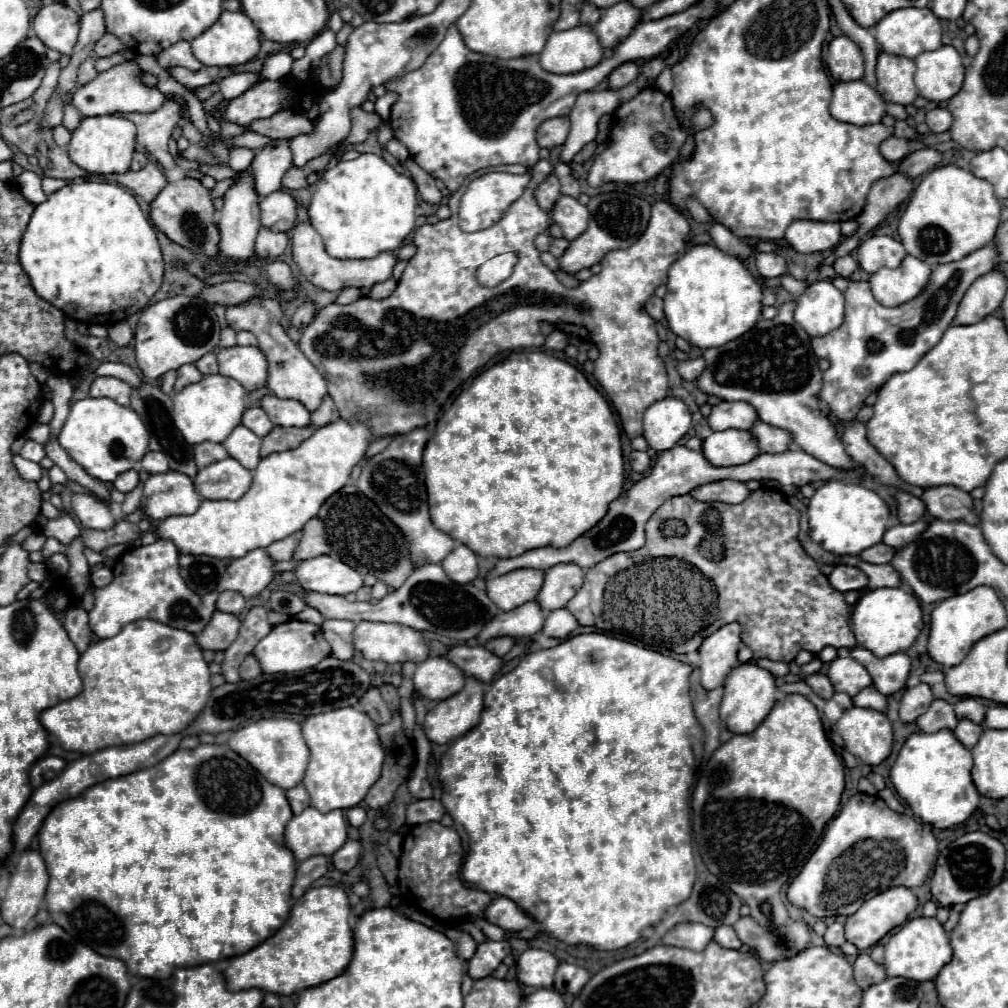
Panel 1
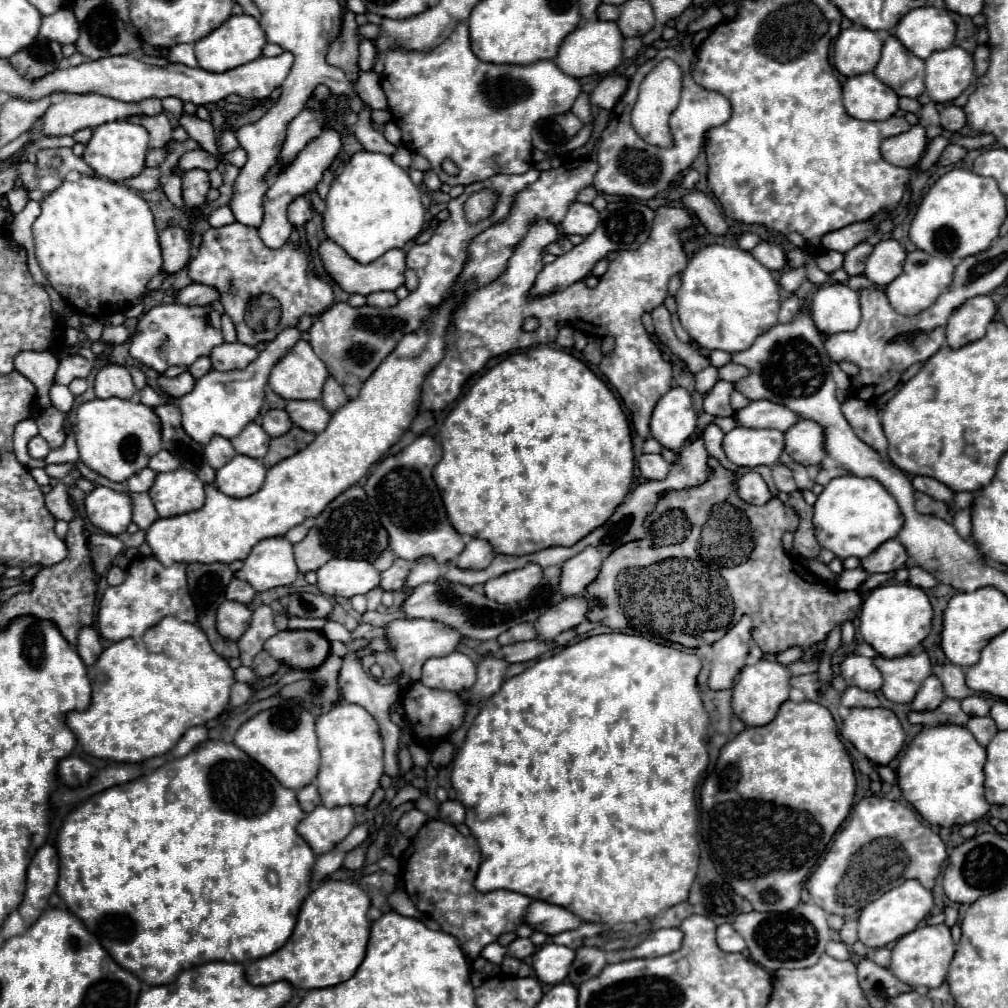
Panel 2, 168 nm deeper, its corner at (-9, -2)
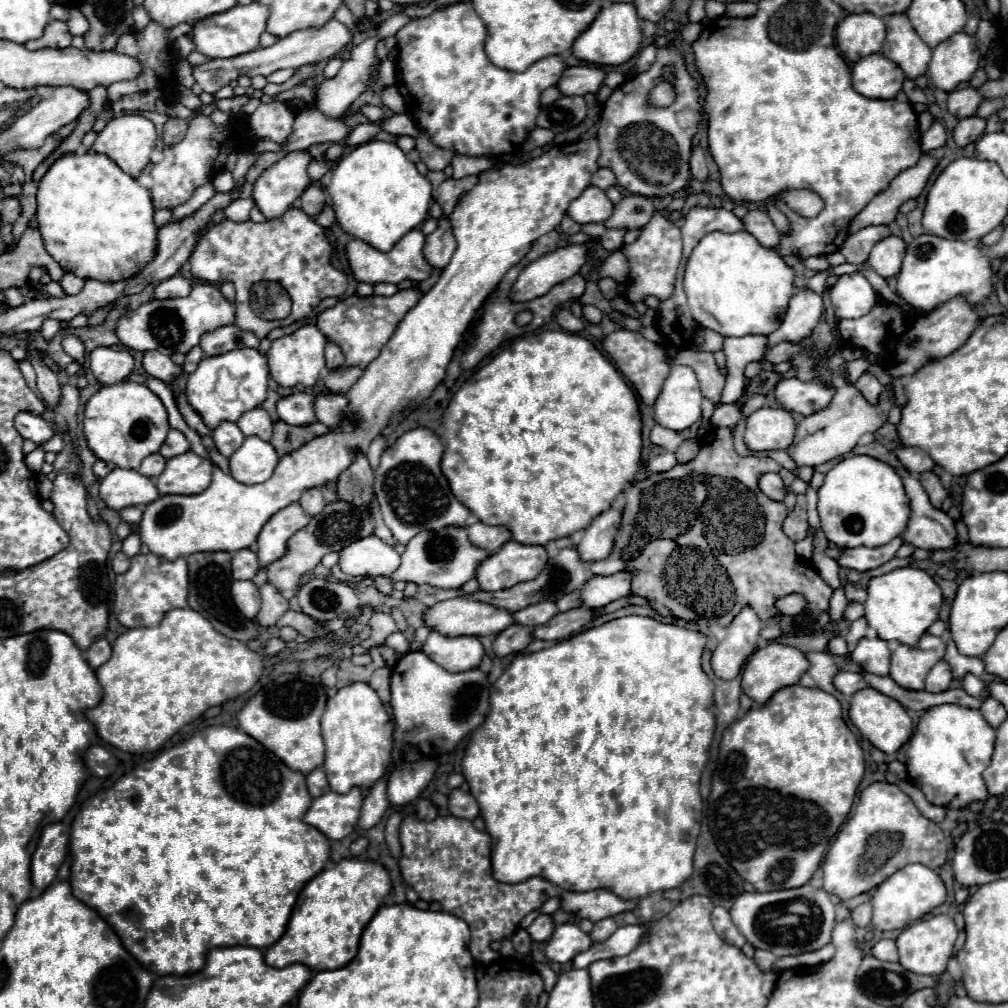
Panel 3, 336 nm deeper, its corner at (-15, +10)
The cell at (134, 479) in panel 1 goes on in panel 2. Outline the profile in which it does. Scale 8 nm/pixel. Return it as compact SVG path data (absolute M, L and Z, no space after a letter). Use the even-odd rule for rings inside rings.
M142 468L140 472L136 472L134 476L128 478L126 488L128 488L130 492L148 492L150 486L154 484L154 478L156 478L156 472L154 472L154 470Z

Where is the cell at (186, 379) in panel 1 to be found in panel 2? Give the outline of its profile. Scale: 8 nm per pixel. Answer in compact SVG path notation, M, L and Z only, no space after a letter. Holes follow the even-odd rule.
M182 372L176 378L168 378L168 376L158 376L158 386L162 388L164 394L172 396L172 398L180 398L186 392L190 392L190 388L194 388L194 378L190 376L190 372Z

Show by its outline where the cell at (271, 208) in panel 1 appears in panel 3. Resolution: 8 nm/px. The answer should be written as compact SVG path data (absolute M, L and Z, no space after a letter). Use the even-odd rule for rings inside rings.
M308 186L308 188L304 190L304 194L300 196L300 208L302 208L308 216L316 216L316 214L322 210L324 202L326 202L326 196L324 196L322 188L318 188L318 186Z

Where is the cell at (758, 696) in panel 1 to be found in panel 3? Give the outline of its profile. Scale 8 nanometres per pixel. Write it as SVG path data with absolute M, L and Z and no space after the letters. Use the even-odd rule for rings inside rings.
M772 642L766 648L756 650L750 656L750 660L746 662L744 672L742 672L742 690L744 690L746 696L750 696L754 700L754 704L764 706L780 688L798 684L800 676L808 670L808 666L810 664L808 664L806 656L800 650L796 650L792 646L784 646L784 644Z

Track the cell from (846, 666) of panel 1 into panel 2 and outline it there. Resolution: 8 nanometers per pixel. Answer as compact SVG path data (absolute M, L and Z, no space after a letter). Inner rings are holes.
M850 654L842 664L842 676L848 686L856 686L868 692L876 692L882 686L882 674L872 664L872 658L864 658L860 654Z

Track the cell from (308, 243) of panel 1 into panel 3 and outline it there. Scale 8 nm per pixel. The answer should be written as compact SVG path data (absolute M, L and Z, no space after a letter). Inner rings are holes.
M416 228L410 230L400 242L394 244L394 248L390 252L380 252L372 246L368 246L362 240L352 238L346 246L346 256L352 268L352 274L358 282L368 282L368 284L378 284L378 282L390 282L390 284L398 284L402 280L412 280L412 282L422 282L432 274L432 268L428 266L428 262L422 256L422 246L424 246L424 234Z

